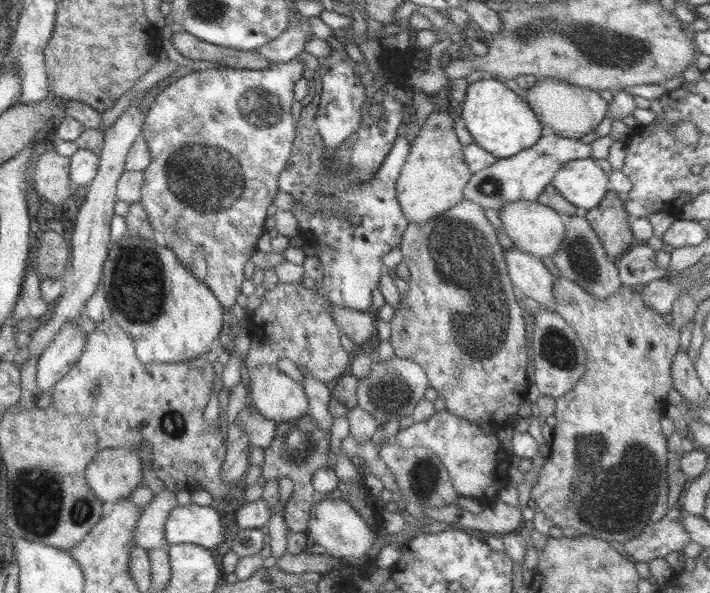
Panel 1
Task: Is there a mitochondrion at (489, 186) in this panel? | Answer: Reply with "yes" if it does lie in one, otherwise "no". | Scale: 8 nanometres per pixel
yes

